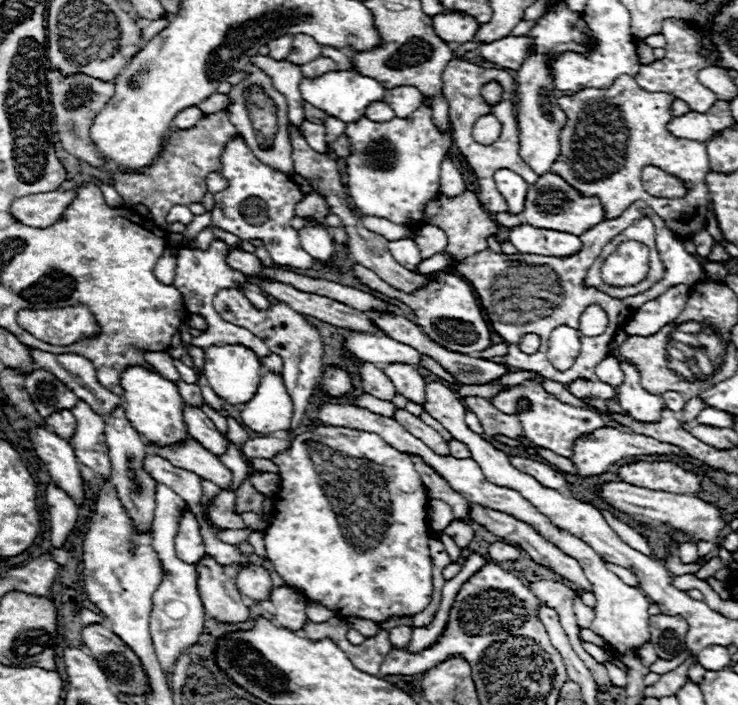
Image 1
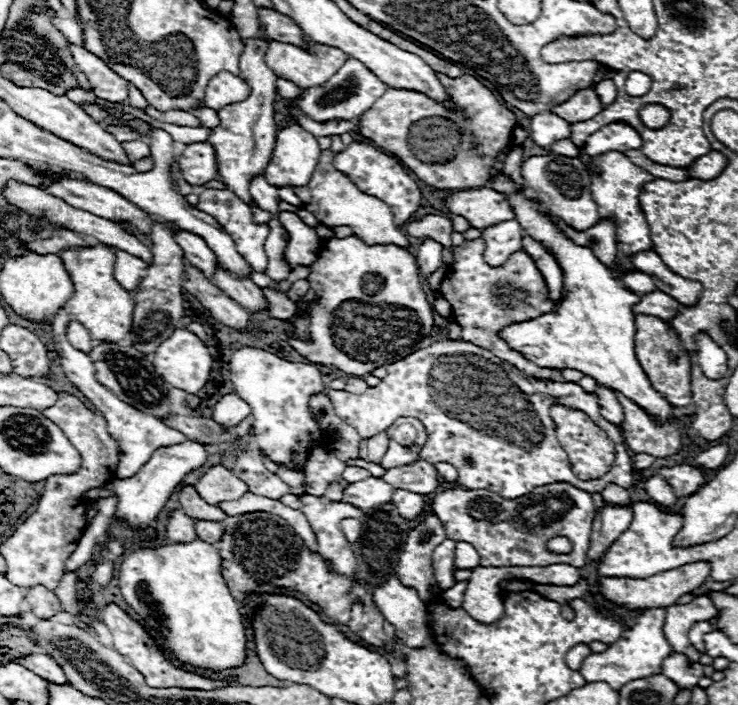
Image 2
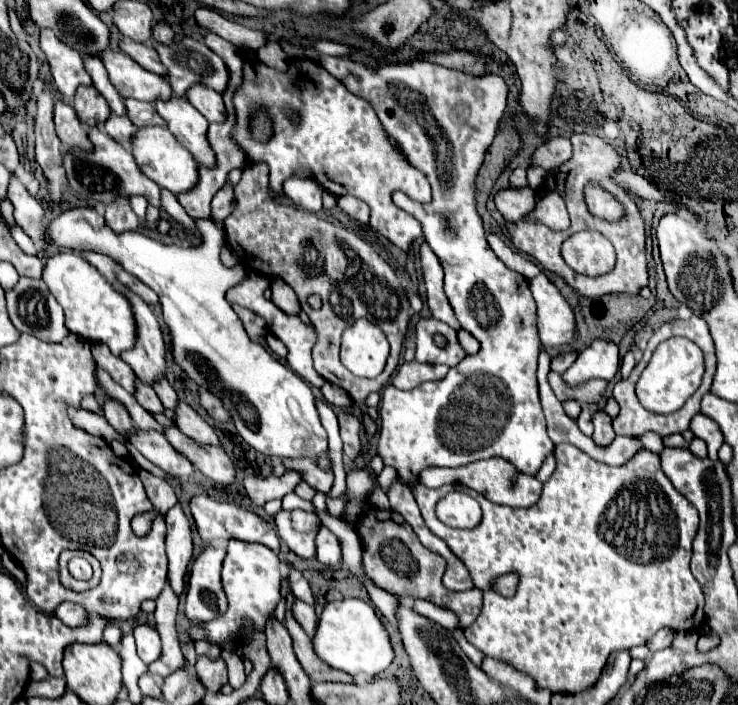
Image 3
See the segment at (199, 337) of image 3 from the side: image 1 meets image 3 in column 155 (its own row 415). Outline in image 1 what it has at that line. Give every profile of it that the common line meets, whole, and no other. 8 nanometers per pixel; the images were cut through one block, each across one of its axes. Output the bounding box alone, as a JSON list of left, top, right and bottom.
[240,372,292,436]

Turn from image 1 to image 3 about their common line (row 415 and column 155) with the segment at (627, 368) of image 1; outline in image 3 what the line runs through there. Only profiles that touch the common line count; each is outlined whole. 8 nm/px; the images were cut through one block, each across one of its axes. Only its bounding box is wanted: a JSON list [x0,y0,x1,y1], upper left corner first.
[134,624,162,664]

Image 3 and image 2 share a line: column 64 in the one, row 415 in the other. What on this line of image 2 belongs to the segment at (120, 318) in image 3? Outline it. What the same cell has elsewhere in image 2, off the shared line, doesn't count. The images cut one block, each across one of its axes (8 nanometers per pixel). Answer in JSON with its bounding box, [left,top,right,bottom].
[230,348,326,462]

